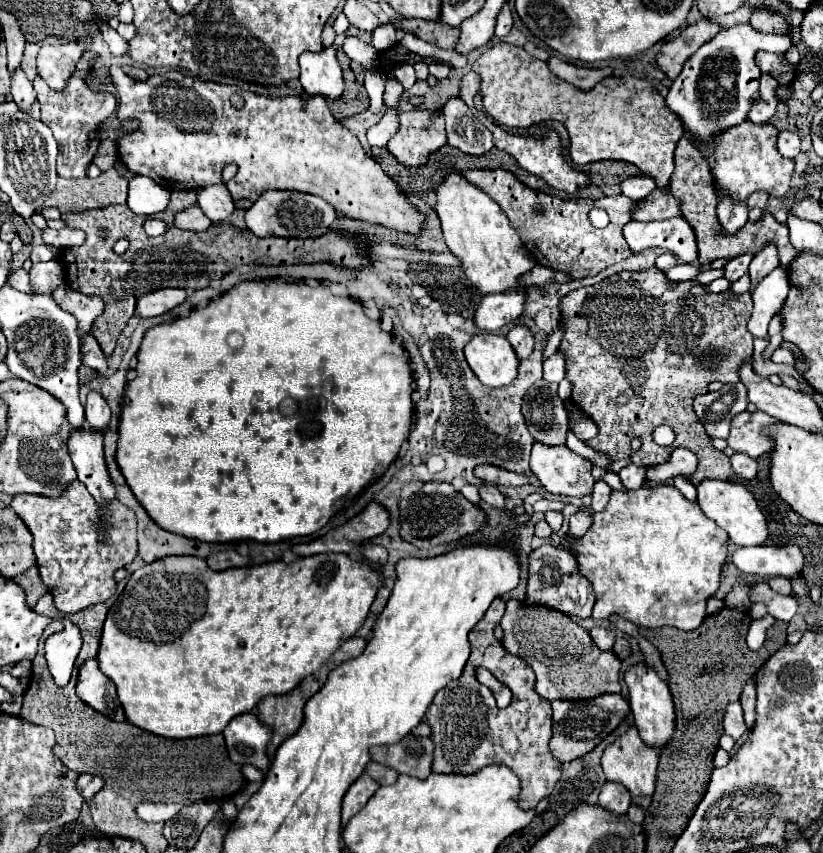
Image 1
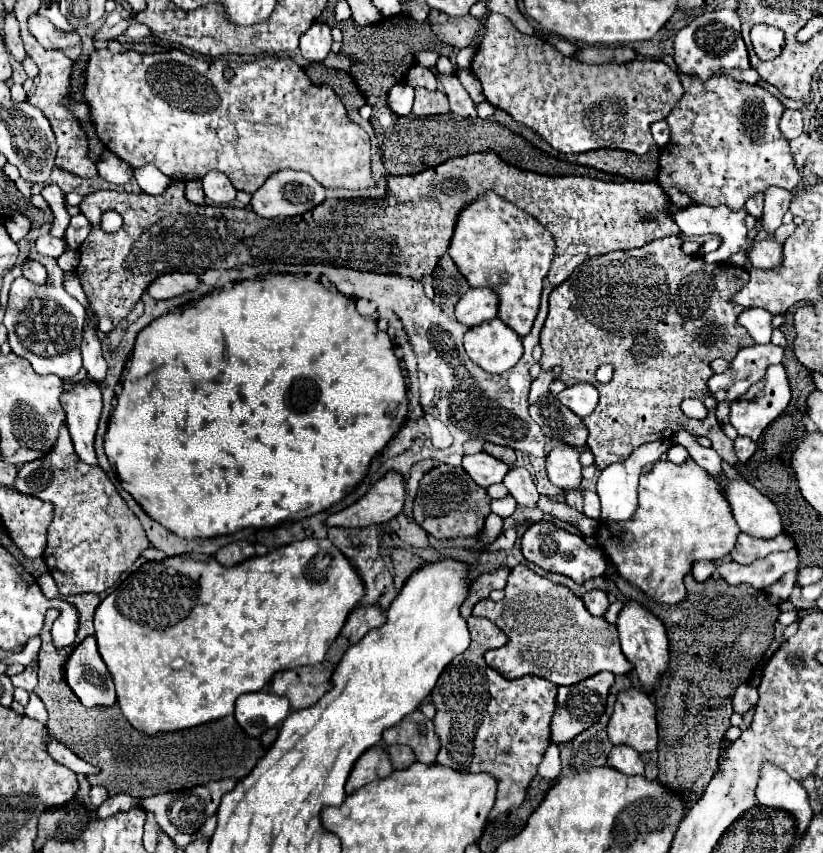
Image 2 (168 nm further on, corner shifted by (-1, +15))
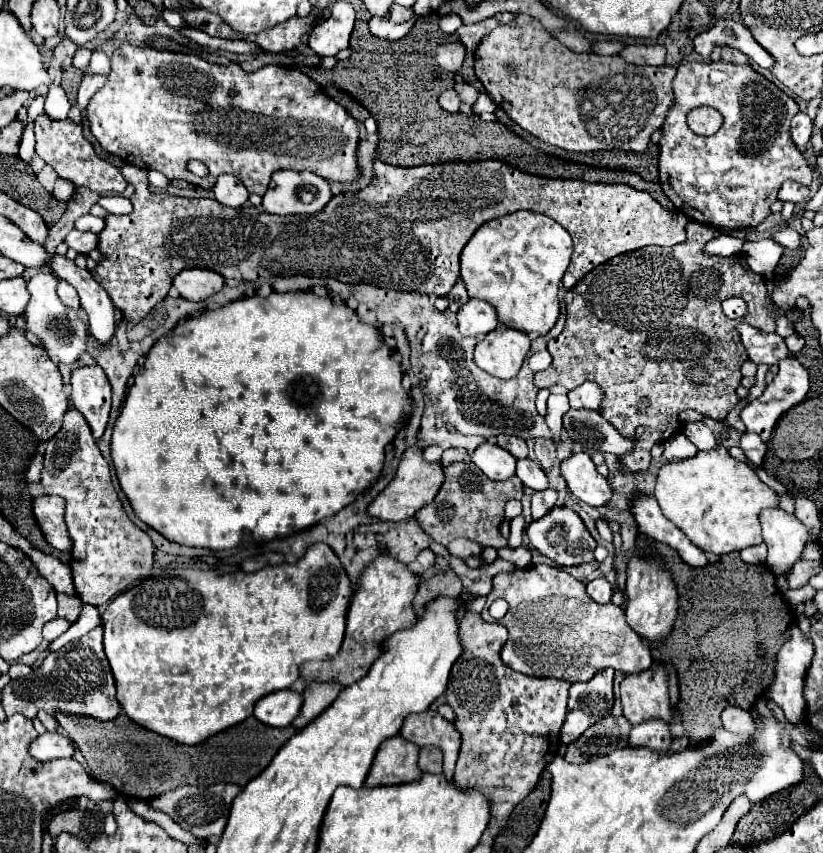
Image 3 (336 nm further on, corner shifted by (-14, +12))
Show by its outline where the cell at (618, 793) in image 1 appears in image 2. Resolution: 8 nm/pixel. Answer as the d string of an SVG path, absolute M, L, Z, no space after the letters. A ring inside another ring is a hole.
M613 748L607 758L607 766L619 770L625 776L643 776L645 772L643 760L637 756L637 752L633 752L633 748Z

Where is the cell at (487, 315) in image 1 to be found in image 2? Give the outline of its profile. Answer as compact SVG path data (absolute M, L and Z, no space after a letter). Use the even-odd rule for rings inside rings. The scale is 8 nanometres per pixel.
M471 288L455 306L455 318L467 326L479 326L497 316L497 294L491 288Z

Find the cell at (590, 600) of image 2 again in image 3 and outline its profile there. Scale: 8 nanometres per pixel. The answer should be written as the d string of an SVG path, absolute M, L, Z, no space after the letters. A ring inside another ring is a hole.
M598 577L598 579L586 583L586 593L598 603L606 603L612 597L612 585L604 577Z

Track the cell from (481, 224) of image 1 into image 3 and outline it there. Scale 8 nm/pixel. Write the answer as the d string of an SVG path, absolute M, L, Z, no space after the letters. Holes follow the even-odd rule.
M516 211L484 223L472 235L472 239L466 243L460 255L460 277L470 297L488 301L496 309L498 321L502 325L524 333L546 335L556 325L560 315L558 285L568 269L570 255L572 255L572 237L560 223L536 211Z

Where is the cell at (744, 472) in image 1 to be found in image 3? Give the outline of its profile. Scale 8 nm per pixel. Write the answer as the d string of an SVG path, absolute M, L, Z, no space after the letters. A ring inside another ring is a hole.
M742 433L740 437L740 449L744 451L744 455L754 463L754 465L762 465L764 453L766 453L766 443L754 435L754 433Z

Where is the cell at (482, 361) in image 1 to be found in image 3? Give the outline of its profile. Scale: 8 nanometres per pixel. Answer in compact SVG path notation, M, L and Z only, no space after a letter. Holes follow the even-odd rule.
M496 329L476 345L474 363L498 379L510 379L518 375L528 351L530 337L526 333L514 329Z

